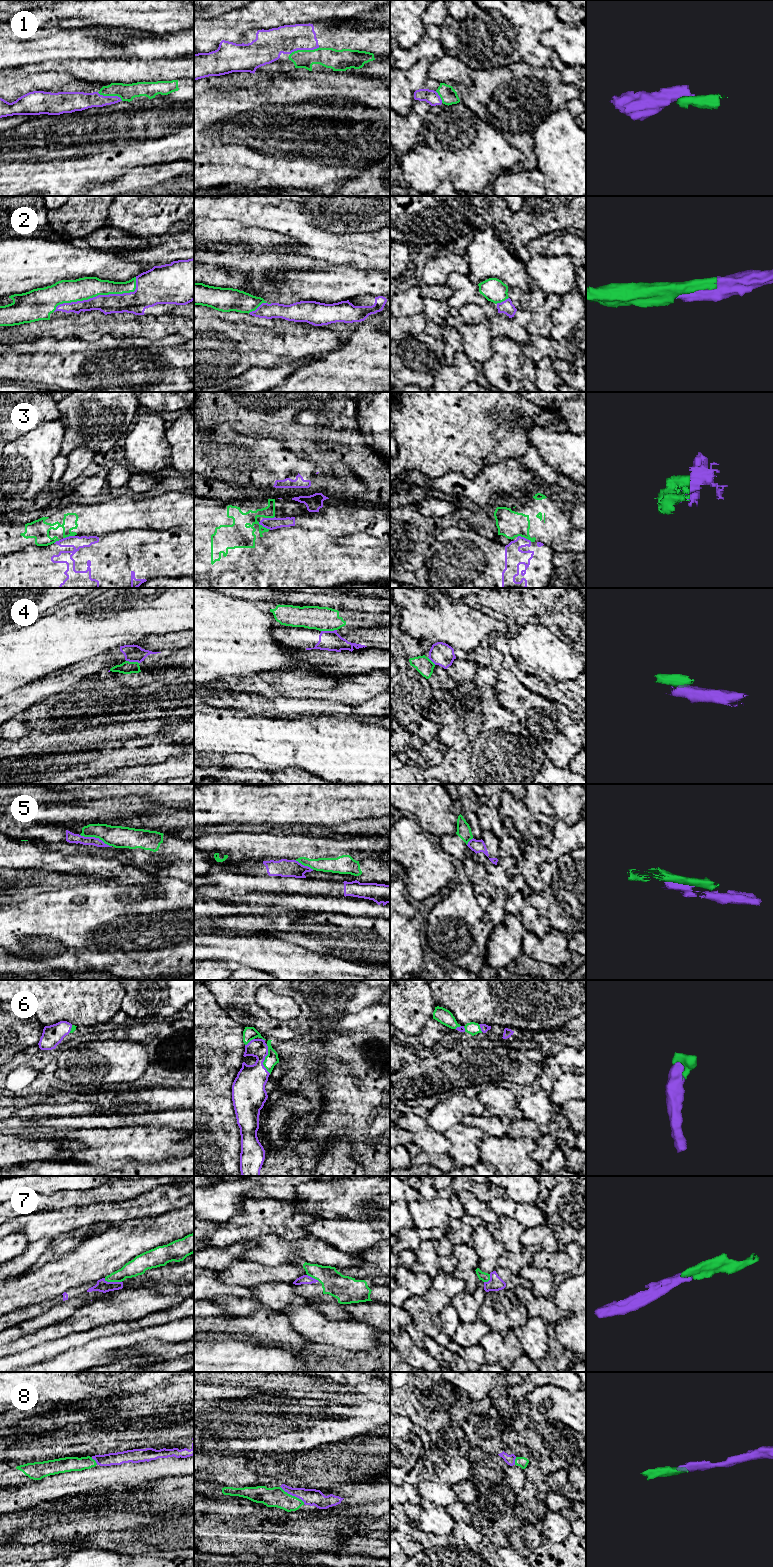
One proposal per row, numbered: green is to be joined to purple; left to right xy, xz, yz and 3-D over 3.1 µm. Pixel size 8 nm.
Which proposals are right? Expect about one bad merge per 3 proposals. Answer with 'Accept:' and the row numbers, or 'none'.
Accept: 1, 2, 6, 7, 8

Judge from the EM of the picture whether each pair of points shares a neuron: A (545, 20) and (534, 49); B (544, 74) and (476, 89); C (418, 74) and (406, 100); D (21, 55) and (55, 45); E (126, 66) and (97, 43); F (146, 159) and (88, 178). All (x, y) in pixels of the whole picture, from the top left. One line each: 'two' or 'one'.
A: one
B: one
C: one
D: one
E: two
F: one

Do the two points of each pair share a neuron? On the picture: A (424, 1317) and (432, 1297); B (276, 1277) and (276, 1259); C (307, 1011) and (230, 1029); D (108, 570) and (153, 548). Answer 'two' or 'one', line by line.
A: two
B: two
C: two
D: one

